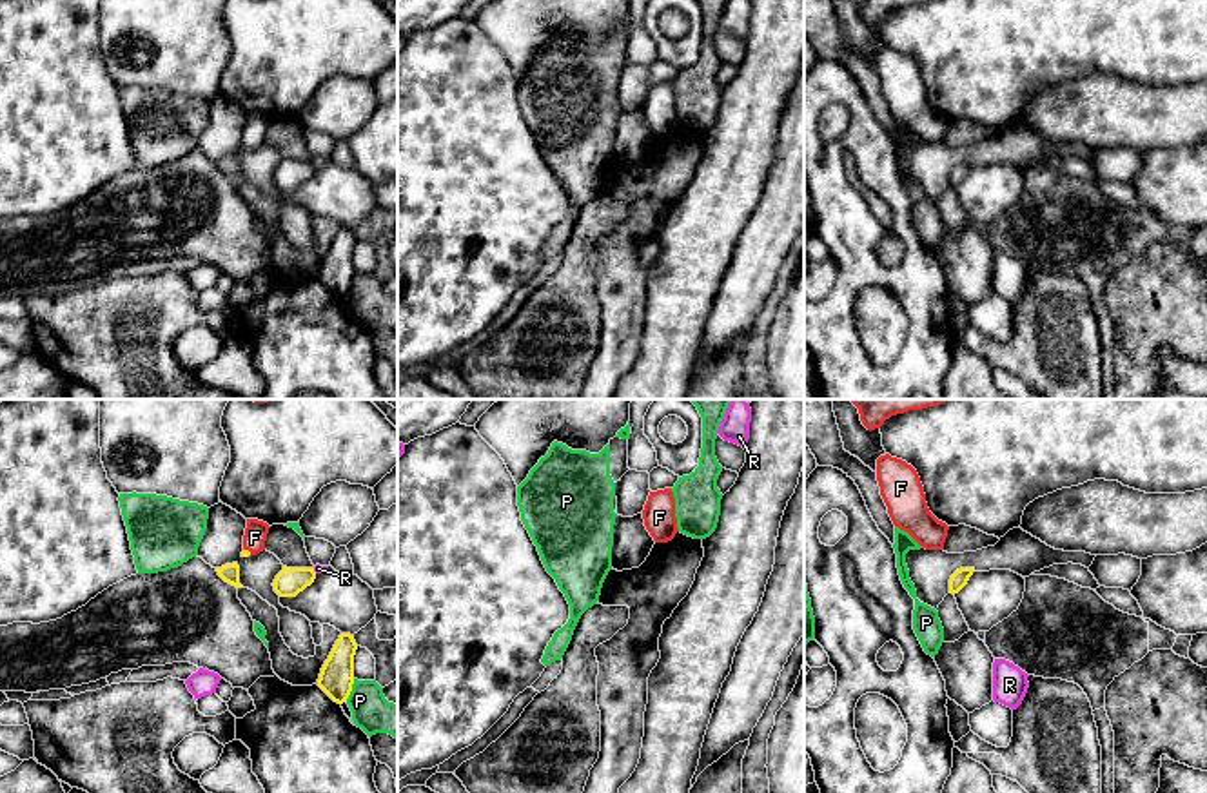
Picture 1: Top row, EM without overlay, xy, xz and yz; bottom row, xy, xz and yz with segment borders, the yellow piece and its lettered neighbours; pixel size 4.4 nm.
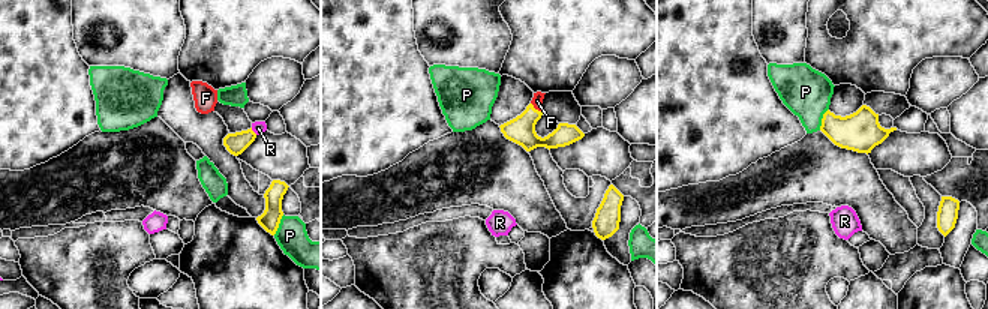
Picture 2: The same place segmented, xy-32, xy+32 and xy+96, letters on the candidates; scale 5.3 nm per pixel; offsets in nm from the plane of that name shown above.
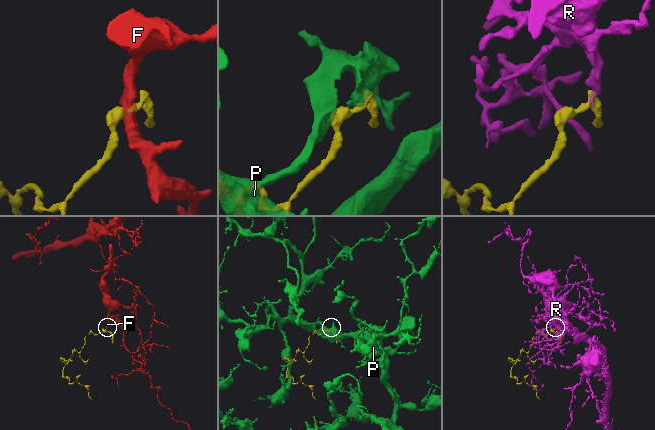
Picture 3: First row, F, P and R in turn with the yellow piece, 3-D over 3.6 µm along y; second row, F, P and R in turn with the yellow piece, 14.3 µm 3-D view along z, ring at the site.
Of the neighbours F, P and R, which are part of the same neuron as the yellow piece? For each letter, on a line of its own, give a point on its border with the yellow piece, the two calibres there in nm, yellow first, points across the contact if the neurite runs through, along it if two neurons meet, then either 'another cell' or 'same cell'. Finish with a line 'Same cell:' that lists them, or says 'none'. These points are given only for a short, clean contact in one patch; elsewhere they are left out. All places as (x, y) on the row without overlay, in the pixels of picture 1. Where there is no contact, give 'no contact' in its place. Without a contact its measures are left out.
F: meets yellow in xy at (247, 144); 30 nm thick on the yellow side, 100 nm on the other; runs through xy (245, 146), (247, 144), (255, 131); same cell
P: meets yellow in xy at (351, 283); 150 nm thick on the yellow side, 170 nm on the other; another cell
R: meets yellow in xy at (313, 164); 120 nm thick on the yellow side, 40 nm on the other; border along xy (313, 162), (316, 166); another cell
Same cell: F

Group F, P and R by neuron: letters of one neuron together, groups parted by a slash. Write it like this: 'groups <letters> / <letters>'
groups F / P / R

